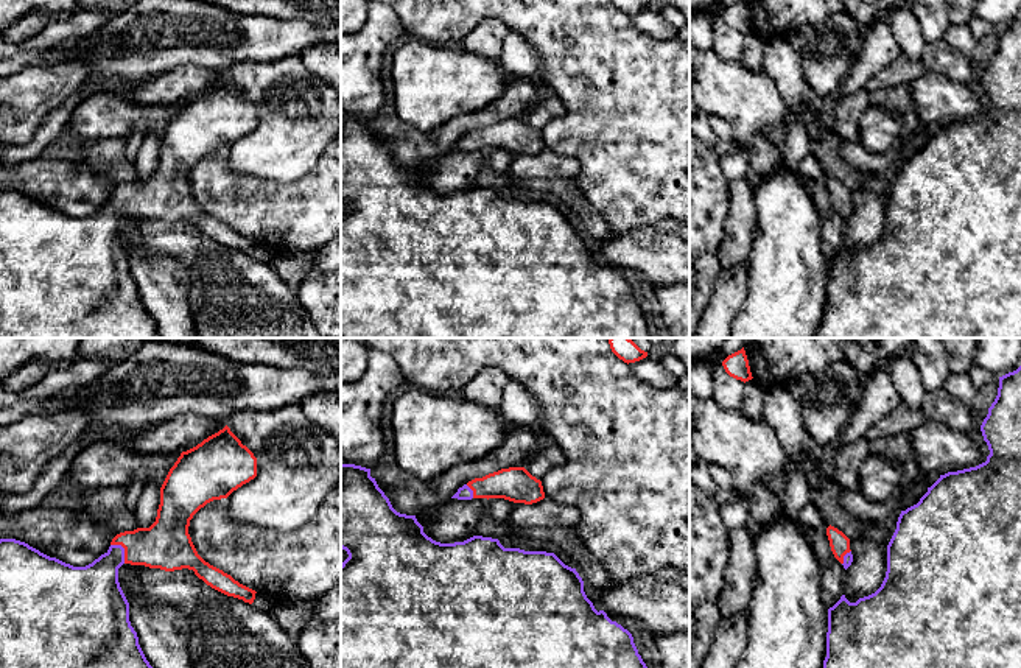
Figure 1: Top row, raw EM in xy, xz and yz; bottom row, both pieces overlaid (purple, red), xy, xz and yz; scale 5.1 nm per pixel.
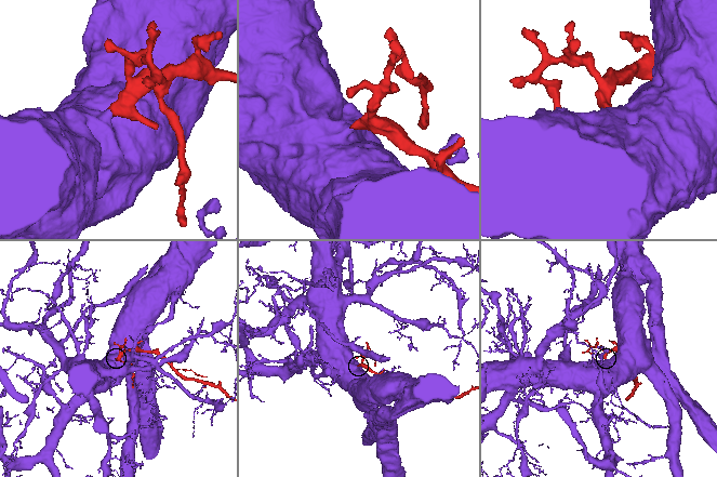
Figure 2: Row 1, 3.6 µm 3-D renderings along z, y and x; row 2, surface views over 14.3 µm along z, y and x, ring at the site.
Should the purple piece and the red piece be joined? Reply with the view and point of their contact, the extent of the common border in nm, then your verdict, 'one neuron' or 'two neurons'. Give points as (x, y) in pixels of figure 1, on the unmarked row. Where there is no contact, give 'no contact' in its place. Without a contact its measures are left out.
xy (123, 201) | 130 nm | one neuron

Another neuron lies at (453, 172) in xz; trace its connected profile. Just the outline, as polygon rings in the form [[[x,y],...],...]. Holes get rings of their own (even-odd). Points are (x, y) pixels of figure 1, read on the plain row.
[[[448,149],[414,167],[423,178],[423,184],[433,192],[440,195],[464,193],[476,187],[476,179],[482,163],[487,162],[487,154],[487,149]]]

